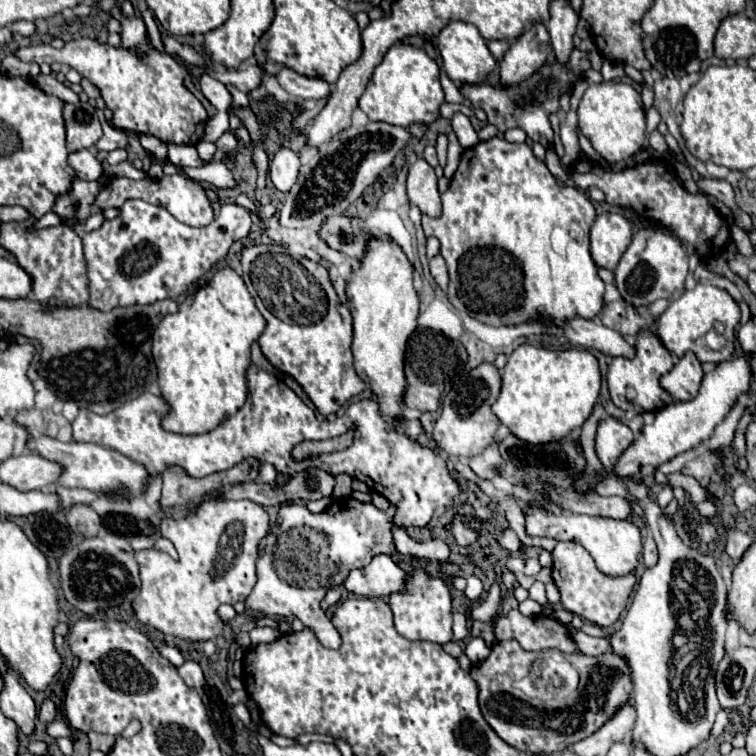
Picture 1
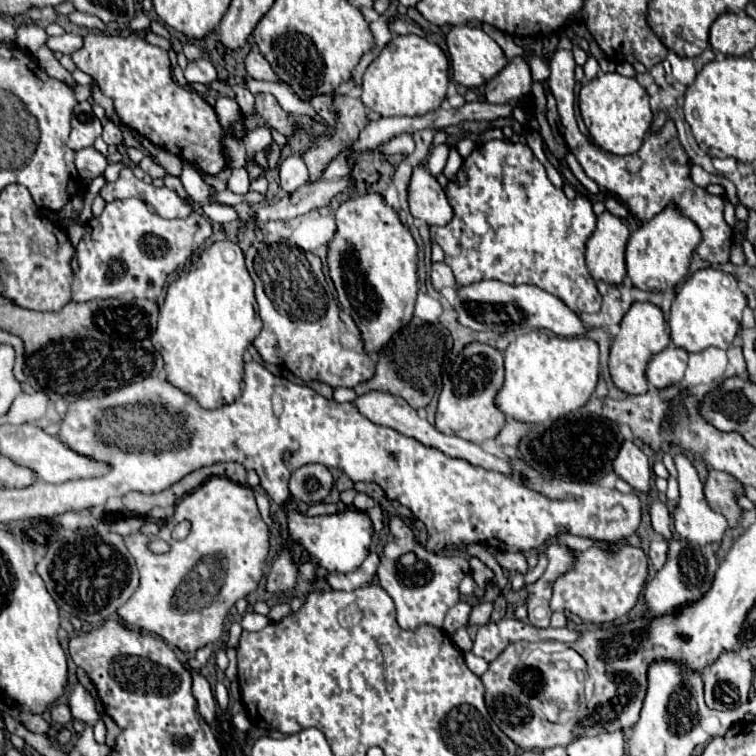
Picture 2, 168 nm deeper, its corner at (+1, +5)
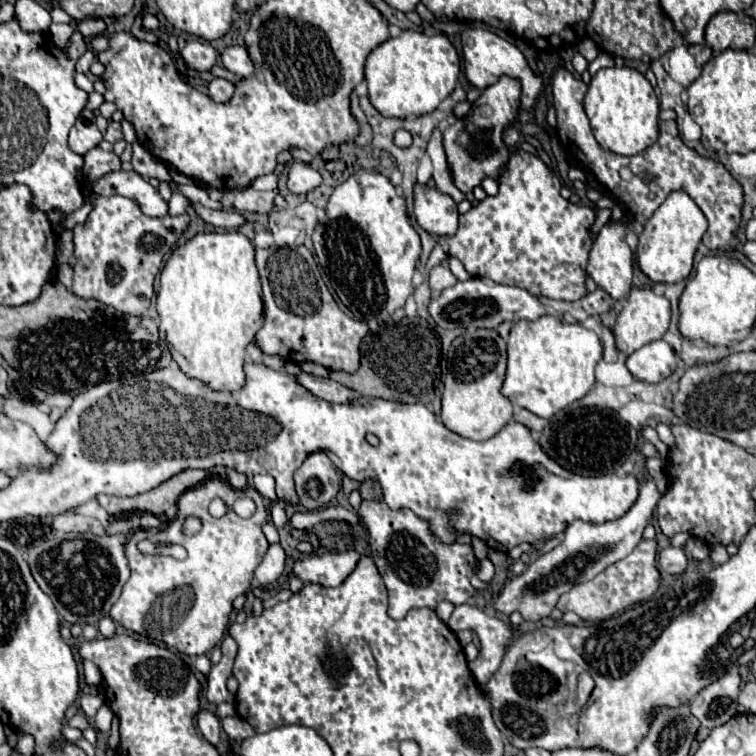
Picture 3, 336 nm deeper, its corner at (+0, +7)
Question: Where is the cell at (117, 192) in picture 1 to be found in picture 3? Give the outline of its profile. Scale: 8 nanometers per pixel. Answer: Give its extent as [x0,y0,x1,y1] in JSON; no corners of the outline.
[94,169,168,217]

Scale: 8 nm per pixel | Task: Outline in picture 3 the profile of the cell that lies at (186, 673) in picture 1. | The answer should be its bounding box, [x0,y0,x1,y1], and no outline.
[198,709,220,745]

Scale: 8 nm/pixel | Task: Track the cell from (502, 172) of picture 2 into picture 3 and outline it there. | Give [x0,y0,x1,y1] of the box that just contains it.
[442,151,596,301]

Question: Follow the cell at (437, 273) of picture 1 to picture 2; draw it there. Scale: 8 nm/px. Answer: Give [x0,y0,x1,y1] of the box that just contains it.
[431,263,457,291]

